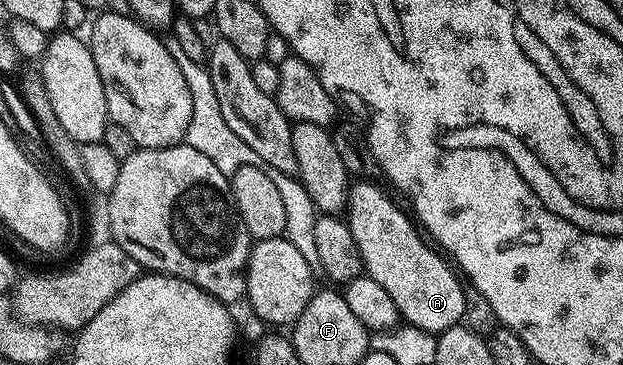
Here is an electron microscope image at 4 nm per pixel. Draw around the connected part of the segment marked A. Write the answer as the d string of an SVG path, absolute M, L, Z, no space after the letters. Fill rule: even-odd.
M369 180L354 181L349 188L347 207L347 221L351 236L355 236L355 244L359 244L364 273L391 296L400 317L408 325L434 336L442 334L464 319L462 279L422 237L414 219L408 213L405 215L379 187L373 185L377 184Z

